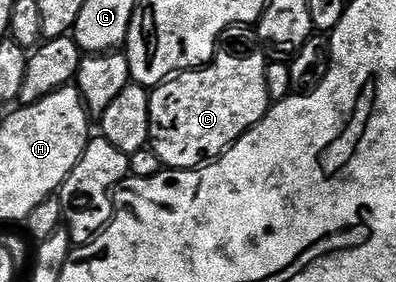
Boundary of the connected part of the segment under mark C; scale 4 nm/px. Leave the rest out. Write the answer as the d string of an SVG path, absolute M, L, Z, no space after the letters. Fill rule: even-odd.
M255 48L249 53L217 52L210 64L178 73L151 90L148 140L161 166L199 169L221 157L266 116L270 108L266 87L269 58L263 48Z

